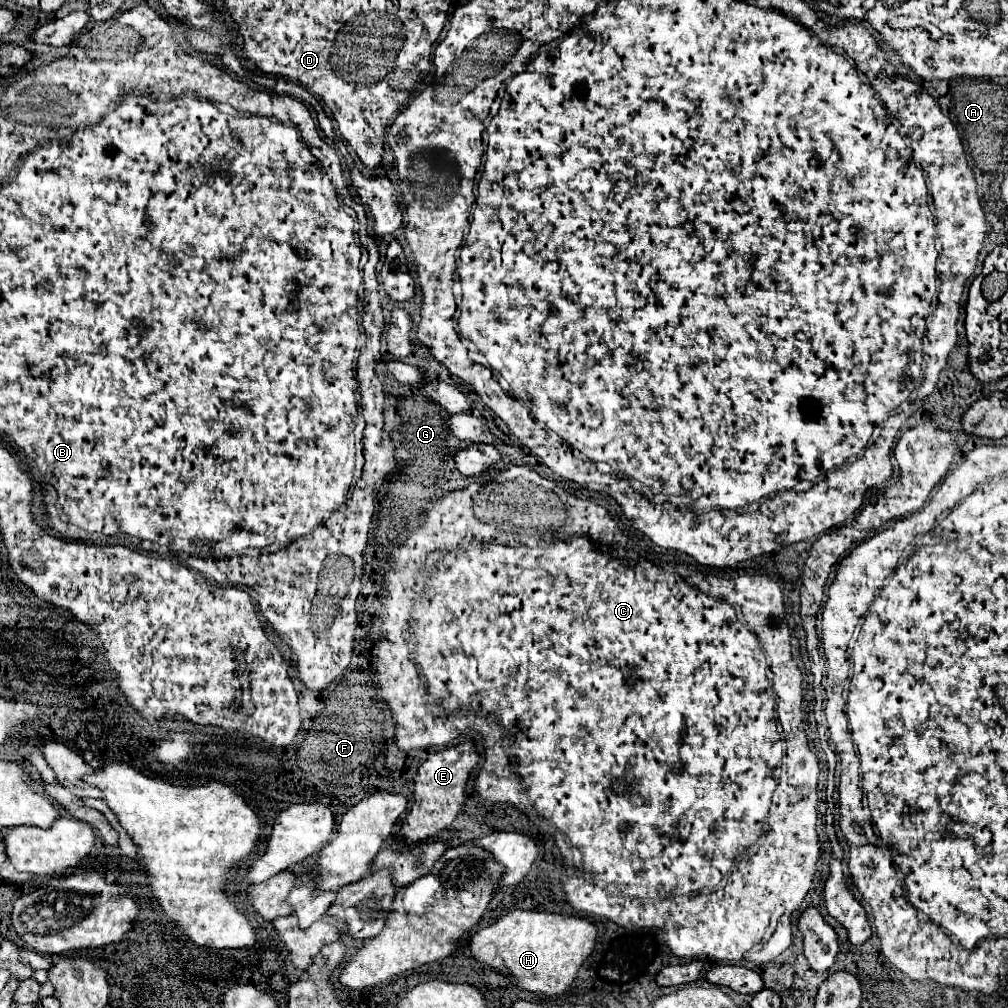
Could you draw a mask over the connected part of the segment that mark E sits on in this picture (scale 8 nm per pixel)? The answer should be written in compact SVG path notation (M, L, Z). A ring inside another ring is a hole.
M465 740L457 746L449 746L441 752L431 754L421 766L415 776L415 790L413 790L413 806L409 814L405 814L399 836L407 842L423 842L429 836L435 836L437 832L451 826L451 822L457 818L463 800L465 800L465 784L471 774L471 770L477 766L479 754L475 750L473 740Z

